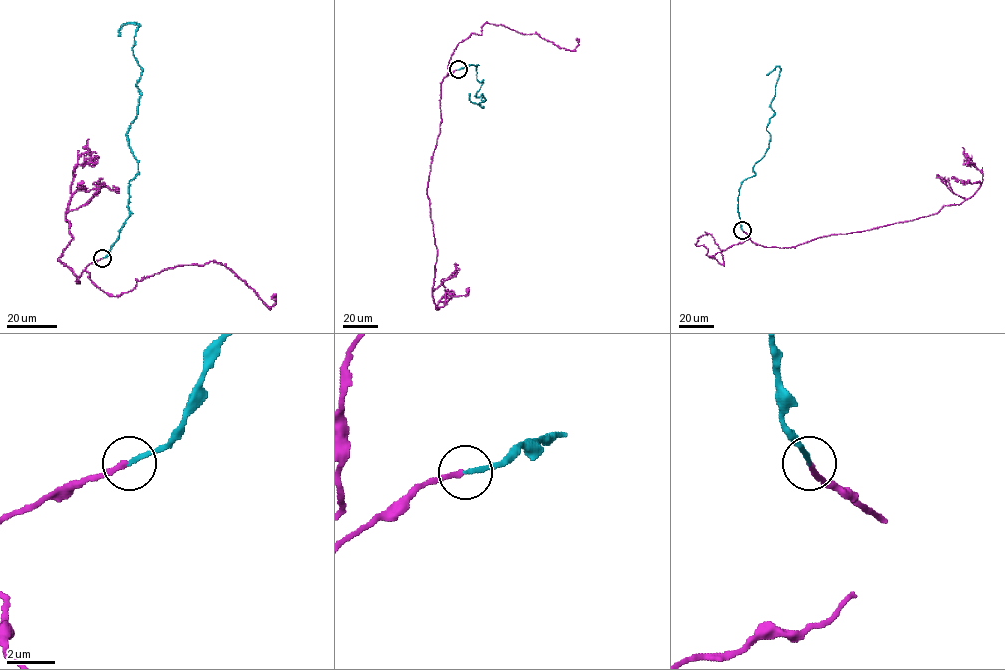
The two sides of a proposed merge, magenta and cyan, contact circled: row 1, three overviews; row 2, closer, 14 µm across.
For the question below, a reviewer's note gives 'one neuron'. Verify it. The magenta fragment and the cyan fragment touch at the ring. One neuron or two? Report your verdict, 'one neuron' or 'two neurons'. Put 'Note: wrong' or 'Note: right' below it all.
one neuron
Note: right

